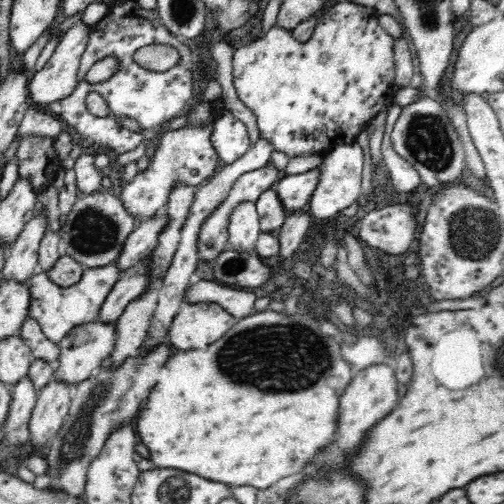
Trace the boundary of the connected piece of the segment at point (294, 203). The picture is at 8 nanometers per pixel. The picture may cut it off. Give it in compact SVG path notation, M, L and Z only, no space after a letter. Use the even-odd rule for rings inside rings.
M316 169L297 176L282 176L278 180L278 188L275 192L284 208L284 213L302 211L309 203L318 181L319 172Z

